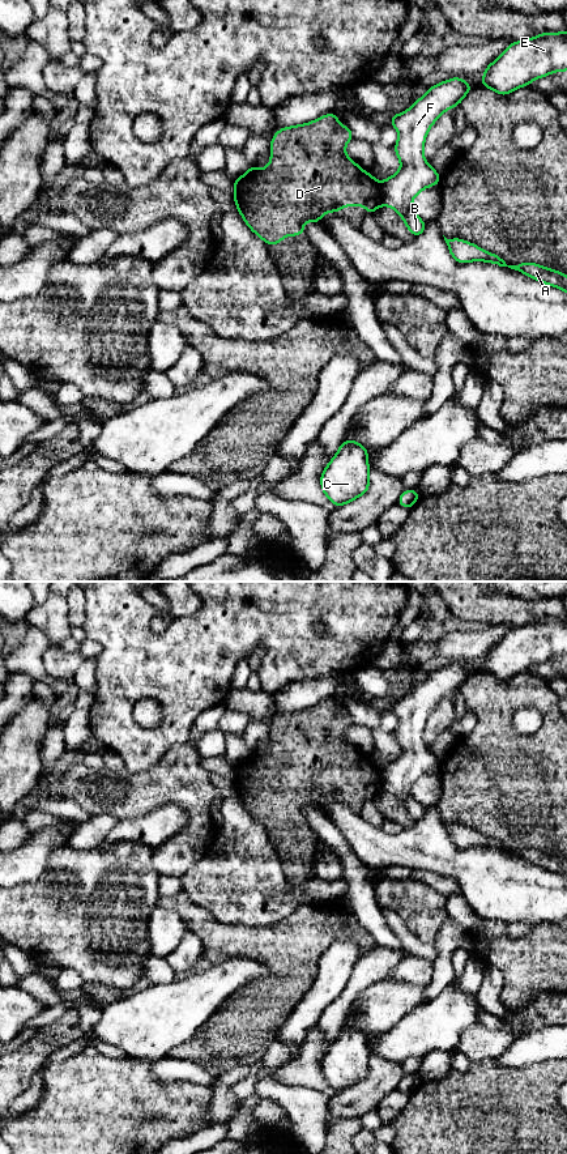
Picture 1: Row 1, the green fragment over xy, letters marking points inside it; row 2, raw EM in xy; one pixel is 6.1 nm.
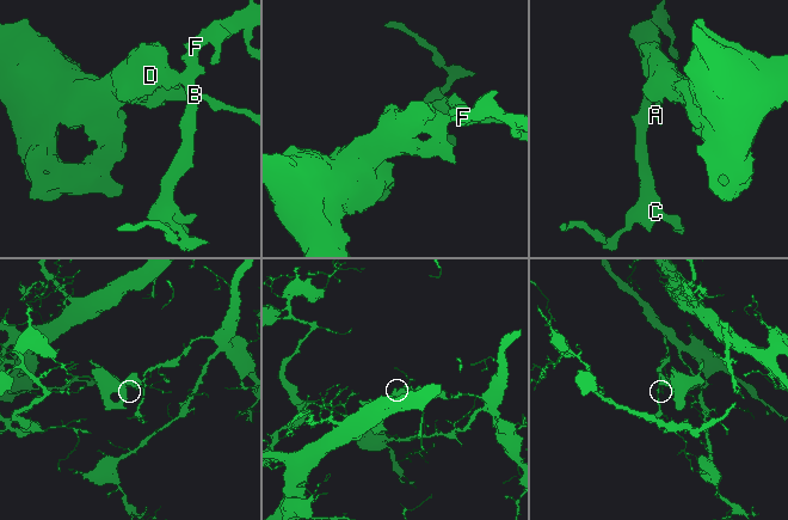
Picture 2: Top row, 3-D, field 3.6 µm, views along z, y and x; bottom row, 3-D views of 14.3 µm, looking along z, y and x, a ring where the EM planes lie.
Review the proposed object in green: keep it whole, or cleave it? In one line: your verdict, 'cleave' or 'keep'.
cleave

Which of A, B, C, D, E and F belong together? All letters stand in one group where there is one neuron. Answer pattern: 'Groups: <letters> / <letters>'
Groups: A B C E F / D

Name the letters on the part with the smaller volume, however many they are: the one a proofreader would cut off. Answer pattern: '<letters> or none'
D

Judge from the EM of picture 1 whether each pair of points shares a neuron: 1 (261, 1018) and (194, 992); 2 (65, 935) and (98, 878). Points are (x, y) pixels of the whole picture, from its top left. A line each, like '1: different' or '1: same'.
1: different
2: same

